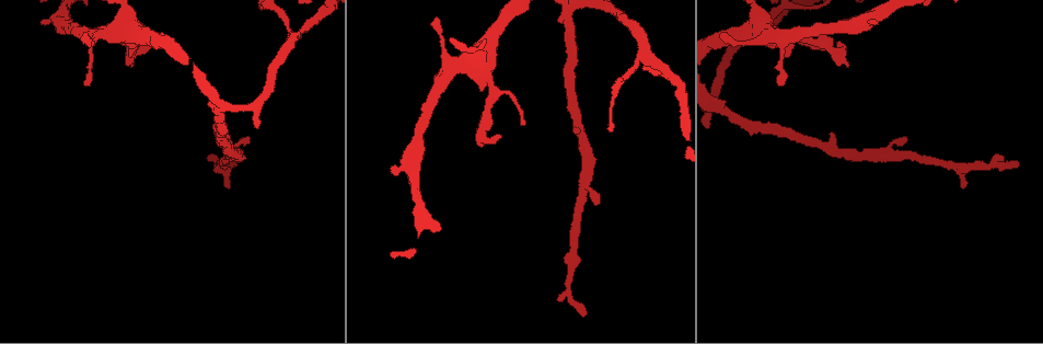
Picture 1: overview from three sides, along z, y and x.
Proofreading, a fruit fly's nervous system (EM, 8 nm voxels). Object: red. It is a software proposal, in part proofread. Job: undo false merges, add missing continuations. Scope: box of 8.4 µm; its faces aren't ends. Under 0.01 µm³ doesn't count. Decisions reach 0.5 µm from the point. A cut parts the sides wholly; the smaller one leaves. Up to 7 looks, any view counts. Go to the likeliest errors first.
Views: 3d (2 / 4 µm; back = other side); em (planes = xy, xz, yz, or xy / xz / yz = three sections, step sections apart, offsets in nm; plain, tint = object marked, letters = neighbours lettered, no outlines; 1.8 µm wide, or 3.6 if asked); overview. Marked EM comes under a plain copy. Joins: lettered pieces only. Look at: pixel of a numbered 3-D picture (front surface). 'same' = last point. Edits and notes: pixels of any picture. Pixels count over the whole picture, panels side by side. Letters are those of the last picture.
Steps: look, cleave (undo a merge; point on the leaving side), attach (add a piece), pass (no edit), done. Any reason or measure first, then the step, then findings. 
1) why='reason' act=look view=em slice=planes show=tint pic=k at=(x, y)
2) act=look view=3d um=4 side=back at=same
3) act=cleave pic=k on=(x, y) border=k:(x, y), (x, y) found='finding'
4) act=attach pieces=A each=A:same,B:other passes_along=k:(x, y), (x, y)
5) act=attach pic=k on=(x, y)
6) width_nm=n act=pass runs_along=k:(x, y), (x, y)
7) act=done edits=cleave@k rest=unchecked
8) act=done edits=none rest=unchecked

why='an open end' act=look view=em slice=planes show=tint pic=1 at=(593, 202)

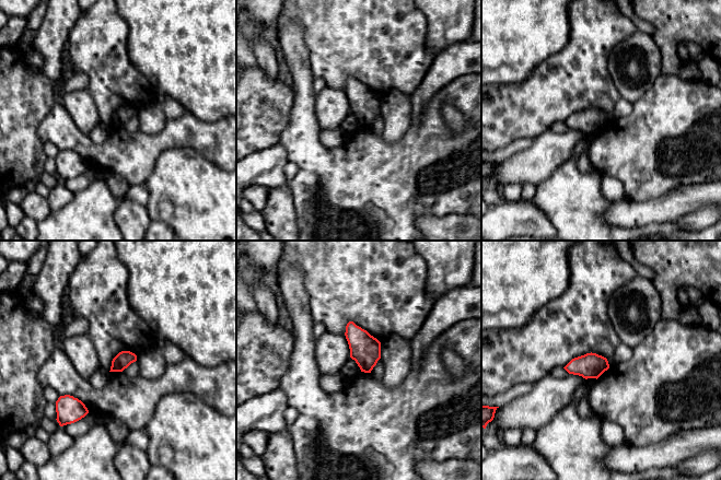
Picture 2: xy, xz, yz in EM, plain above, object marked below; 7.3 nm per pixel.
why='what lies round it' act=look view=em slice=planes show=letters at=same

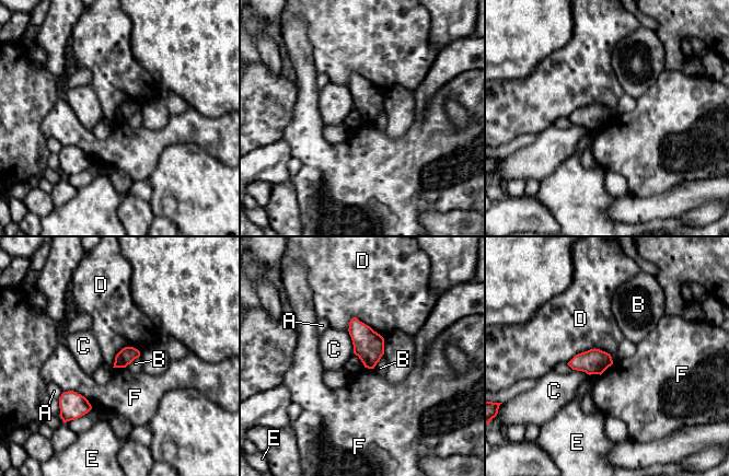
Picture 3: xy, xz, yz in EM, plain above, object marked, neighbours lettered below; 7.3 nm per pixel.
act=pass each=A:other,B:other,C:other,D:other,E:other,F:other border=3:(613, 360), (590, 348), (567, 363) found='no lettered piece goes on from it'

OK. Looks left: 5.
why='thin end' act=look view=em um=3.6 slice=planes show=letters pic=1 at=(438, 18)

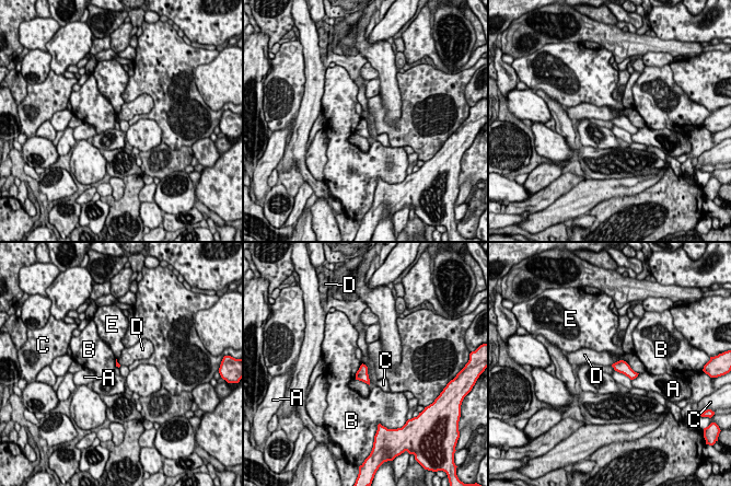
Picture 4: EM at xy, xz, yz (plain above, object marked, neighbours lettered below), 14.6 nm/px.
longest_contact=D:360nm act=pass each=A:other,B:other,C:other,D:other,E:other found='no lettered piece goes on from it'

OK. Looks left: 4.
act=look view=em slice=planes show=letters pic=1 at=(583, 316)

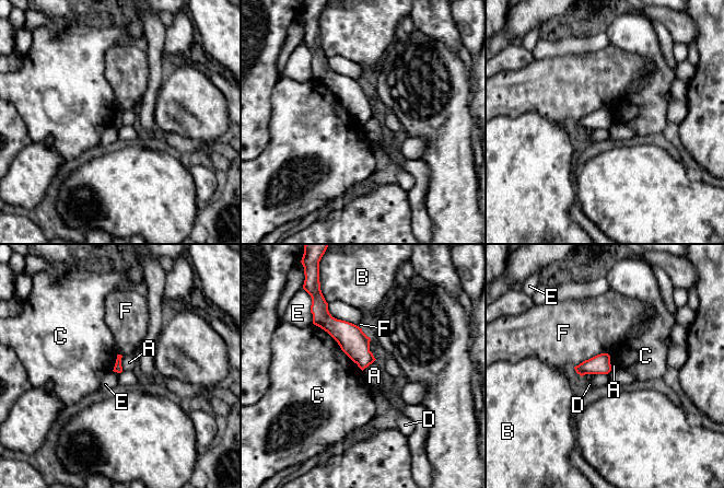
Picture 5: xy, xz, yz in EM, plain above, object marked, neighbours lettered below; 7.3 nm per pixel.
act=pass each=A:other,B:other,C:other,D:other,E:other,F:other found='none of them fits'

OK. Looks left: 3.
act=done edits=none rest=unchecked

